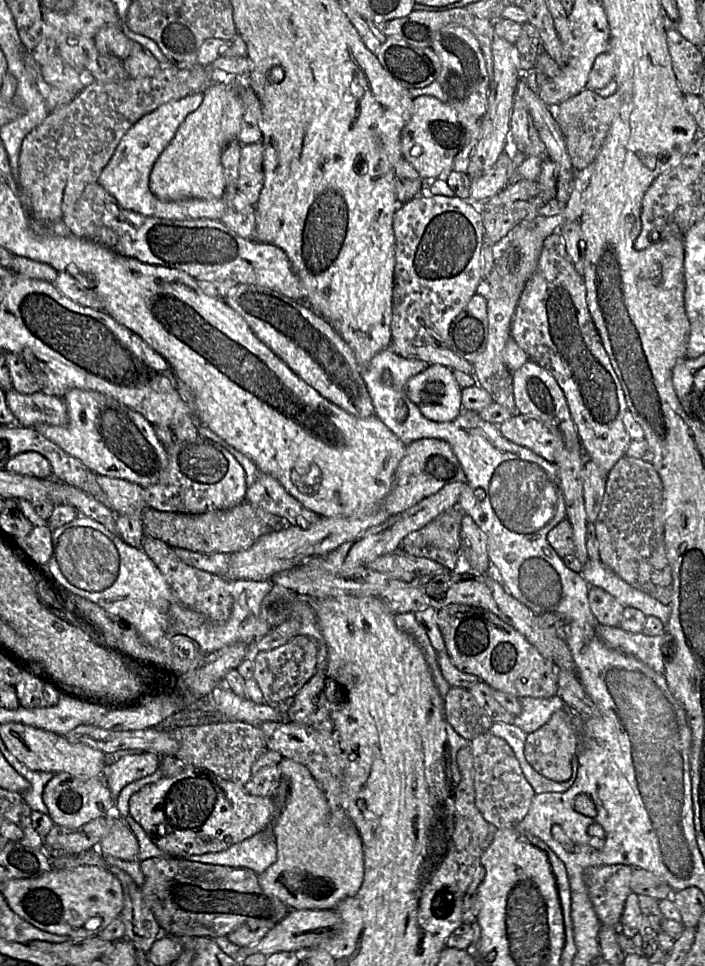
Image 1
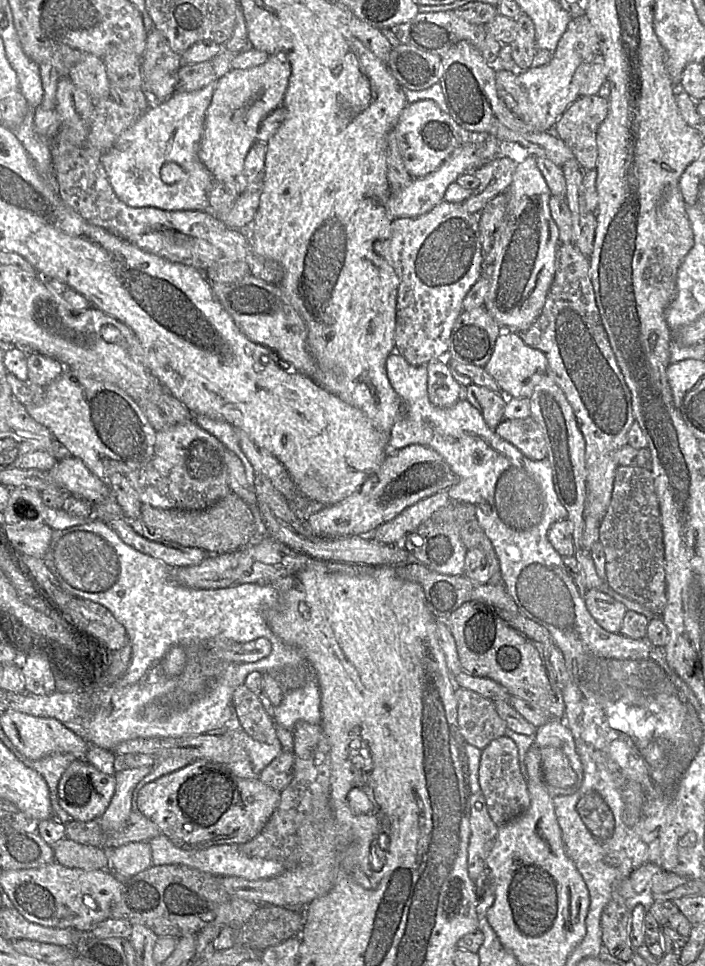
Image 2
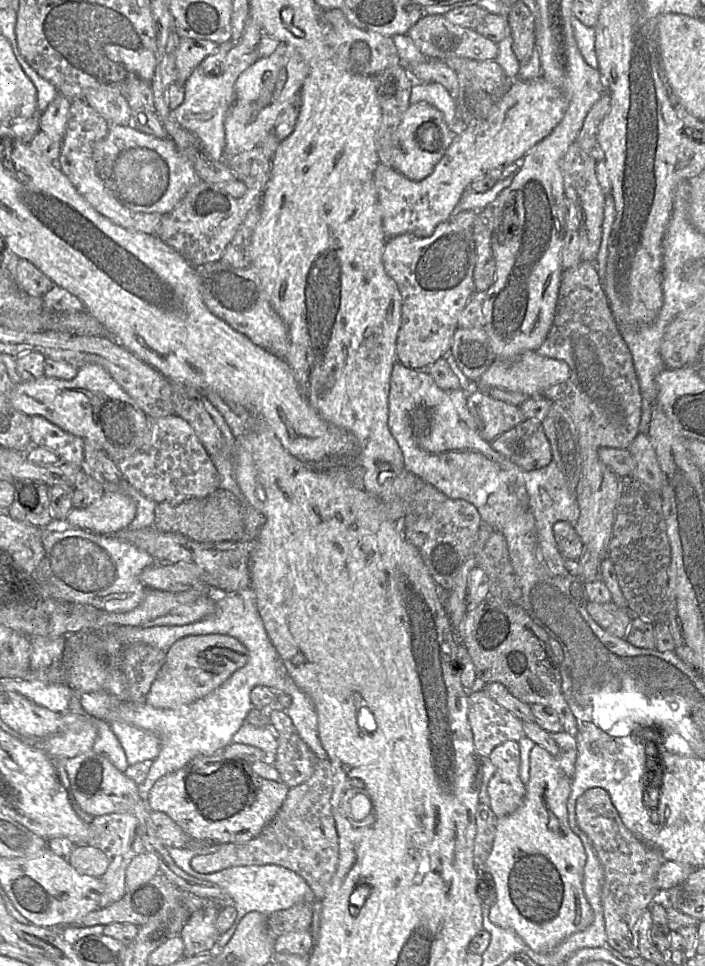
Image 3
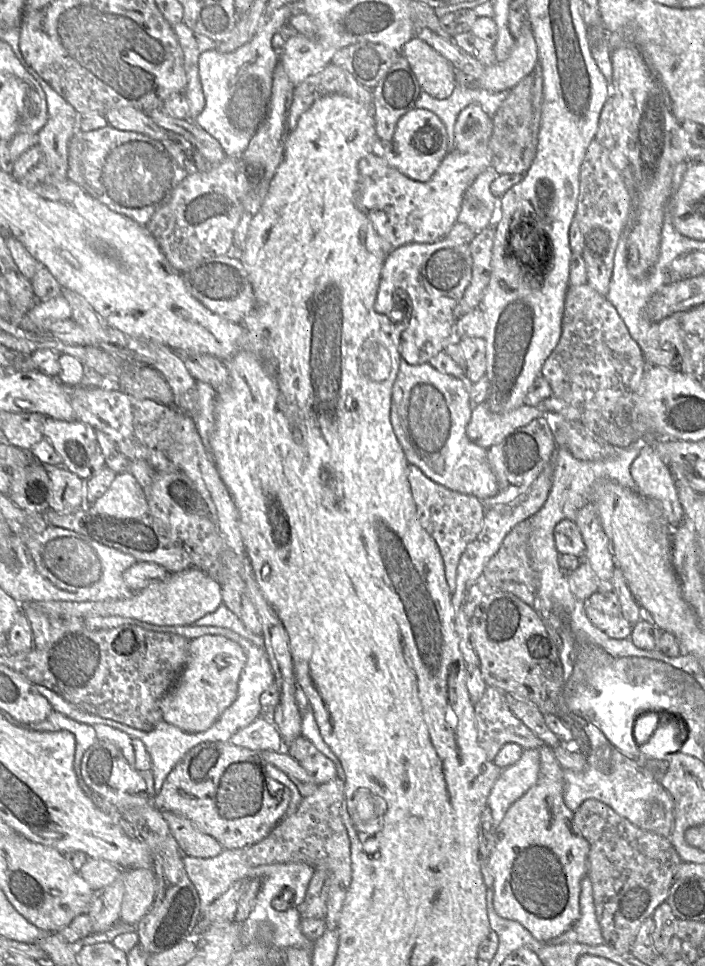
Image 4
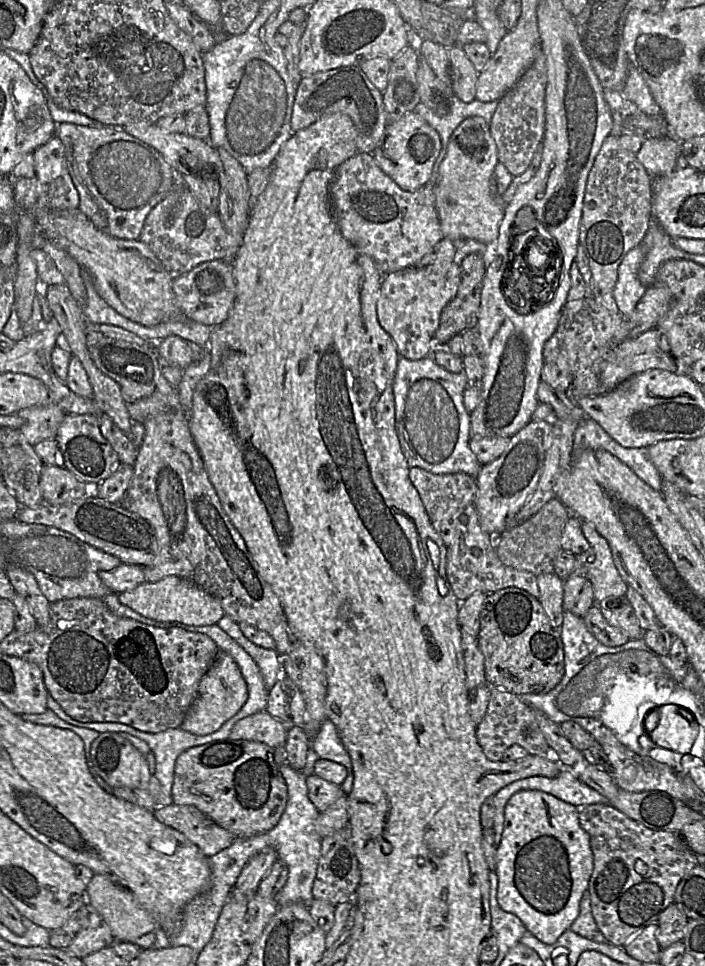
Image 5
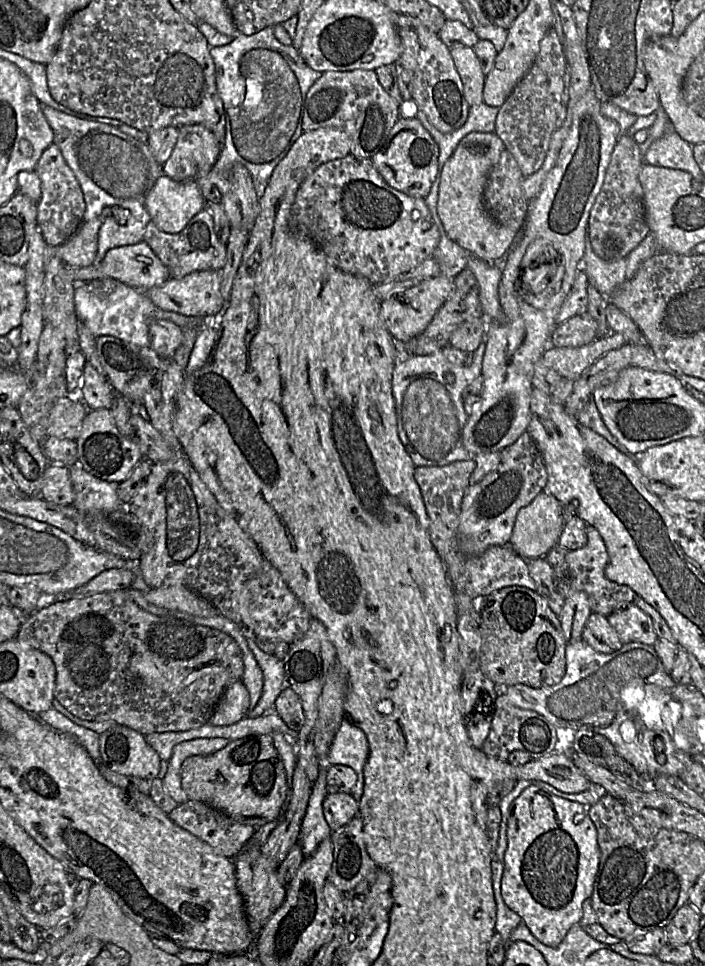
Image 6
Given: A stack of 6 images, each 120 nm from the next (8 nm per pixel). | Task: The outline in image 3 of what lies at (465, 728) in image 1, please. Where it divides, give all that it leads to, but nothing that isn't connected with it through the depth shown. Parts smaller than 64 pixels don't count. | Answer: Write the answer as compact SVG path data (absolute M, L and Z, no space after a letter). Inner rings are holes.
M482 688L468 694L468 722L478 754L488 757L492 750L509 740L525 737L523 722L496 703Z

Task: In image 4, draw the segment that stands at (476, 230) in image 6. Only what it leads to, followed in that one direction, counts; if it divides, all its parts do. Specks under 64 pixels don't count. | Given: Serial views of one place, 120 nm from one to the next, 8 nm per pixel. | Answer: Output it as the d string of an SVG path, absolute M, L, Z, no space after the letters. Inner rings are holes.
M471 104L458 115L454 128L454 149L466 153L486 145L493 134L492 117L478 104Z

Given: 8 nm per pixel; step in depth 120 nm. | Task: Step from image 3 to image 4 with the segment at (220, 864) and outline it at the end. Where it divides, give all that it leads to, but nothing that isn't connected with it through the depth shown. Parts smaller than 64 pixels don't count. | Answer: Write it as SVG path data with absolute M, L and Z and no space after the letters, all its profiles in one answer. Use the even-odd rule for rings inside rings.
M337 776L318 785L316 791L300 802L297 810L284 816L261 841L242 848L251 867L274 863L303 862L325 868L329 877L326 927L336 930L347 889L351 882L350 839L341 819L344 782Z

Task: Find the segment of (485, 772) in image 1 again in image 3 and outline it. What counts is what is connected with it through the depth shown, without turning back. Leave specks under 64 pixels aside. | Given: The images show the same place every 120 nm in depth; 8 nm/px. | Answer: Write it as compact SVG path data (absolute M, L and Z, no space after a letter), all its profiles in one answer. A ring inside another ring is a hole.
M509 740L496 746L488 759L496 768L487 786L489 807L497 818L501 818L513 813L523 803L526 794L526 786L519 776L518 742Z

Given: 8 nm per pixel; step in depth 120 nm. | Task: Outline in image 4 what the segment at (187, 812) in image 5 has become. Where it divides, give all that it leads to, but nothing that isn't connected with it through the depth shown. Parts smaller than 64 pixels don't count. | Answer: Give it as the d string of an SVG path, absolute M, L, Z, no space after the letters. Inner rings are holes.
M168 810L161 812L183 855L210 858L224 850L214 837L200 831L188 818Z

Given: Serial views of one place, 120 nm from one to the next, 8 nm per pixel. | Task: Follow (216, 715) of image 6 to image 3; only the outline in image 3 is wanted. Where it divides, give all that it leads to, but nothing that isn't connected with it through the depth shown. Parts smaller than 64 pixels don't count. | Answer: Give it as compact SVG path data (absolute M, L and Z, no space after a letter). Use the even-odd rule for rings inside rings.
M191 635L179 639L167 650L165 662L151 685L146 703L159 709L191 704L221 686L247 663L248 657L247 648L229 635Z

